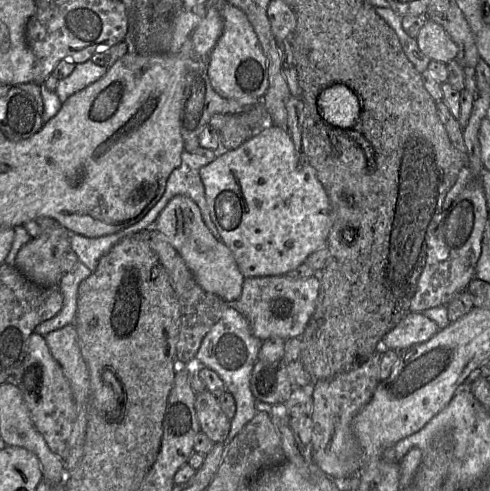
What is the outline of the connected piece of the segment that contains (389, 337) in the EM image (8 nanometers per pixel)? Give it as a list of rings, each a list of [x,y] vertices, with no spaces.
[[[410,312],[382,338],[381,348],[401,352],[428,341],[439,330],[438,325],[422,313]]]

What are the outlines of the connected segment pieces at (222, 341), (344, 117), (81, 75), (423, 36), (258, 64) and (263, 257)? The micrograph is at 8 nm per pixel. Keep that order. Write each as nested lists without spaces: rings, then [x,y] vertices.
[[[229,304],[220,320],[212,326],[203,338],[196,354],[196,367],[203,366],[215,371],[223,380],[227,391],[235,399],[236,414],[231,420],[231,428],[226,442],[237,436],[257,414],[256,399],[251,391],[250,379],[262,343],[263,341],[251,332],[246,318],[233,304]]]
[[[332,85],[318,96],[317,106],[330,126],[352,128],[358,121],[360,104],[355,92],[345,85]]]
[[[90,60],[76,64],[68,77],[58,81],[56,94],[60,102],[63,104],[70,96],[98,81],[105,75],[107,69],[94,64]]]
[[[427,19],[416,38],[419,49],[431,60],[444,64],[456,60],[458,47],[438,23]]]
[[[220,3],[219,12],[223,20],[222,34],[206,60],[210,84],[220,96],[242,105],[260,103],[268,86],[268,69],[258,37],[241,9],[229,3]]]
[[[266,124],[240,146],[226,151],[211,163],[203,166],[199,173],[205,188],[205,198],[211,219],[222,237],[222,242],[232,252],[237,266],[245,278],[286,275],[302,263],[305,263],[310,254],[327,245],[328,234],[332,226],[332,210],[328,195],[317,178],[315,169],[309,164],[305,155],[296,151],[287,129],[274,124]]]

